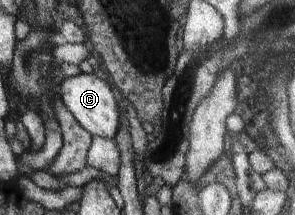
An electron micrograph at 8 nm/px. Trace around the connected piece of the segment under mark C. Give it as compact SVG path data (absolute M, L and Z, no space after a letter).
M83 72L76 76L66 77L59 83L58 92L62 104L75 117L75 121L82 125L92 137L99 136L109 139L115 137L121 125L119 121L121 111L119 111L119 103L115 99L113 89L107 85L103 77L97 73L84 74Z

